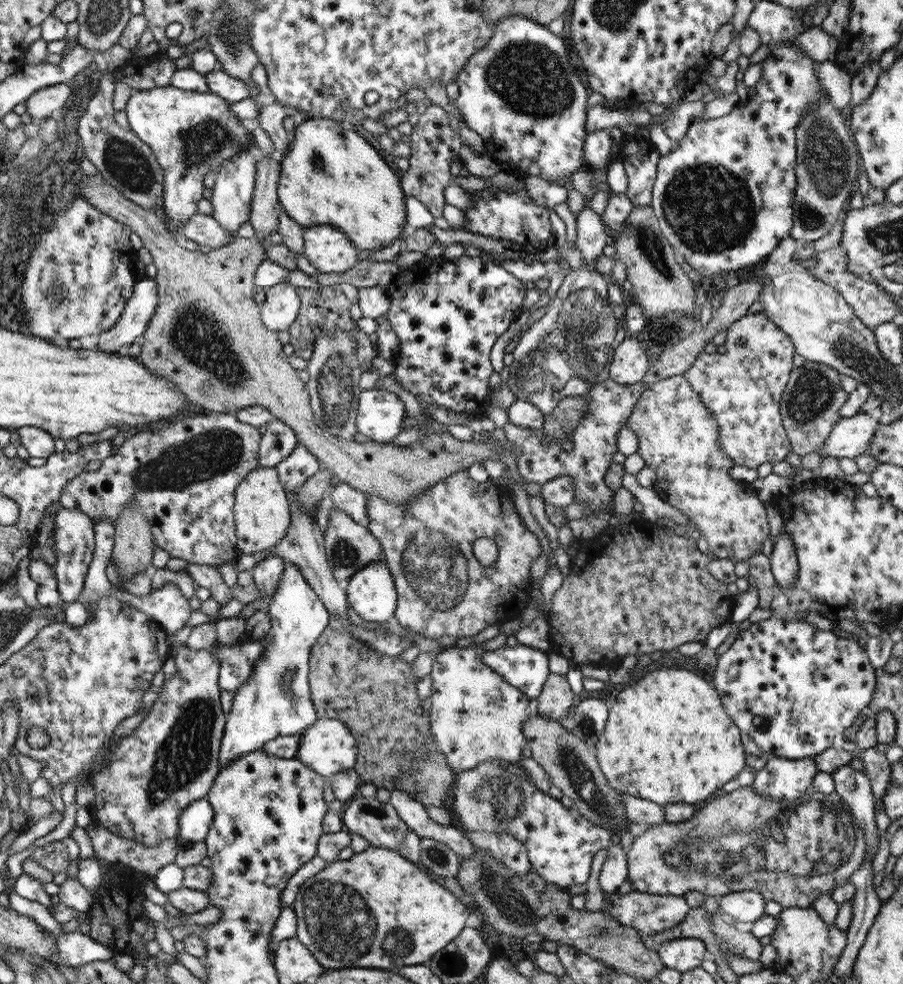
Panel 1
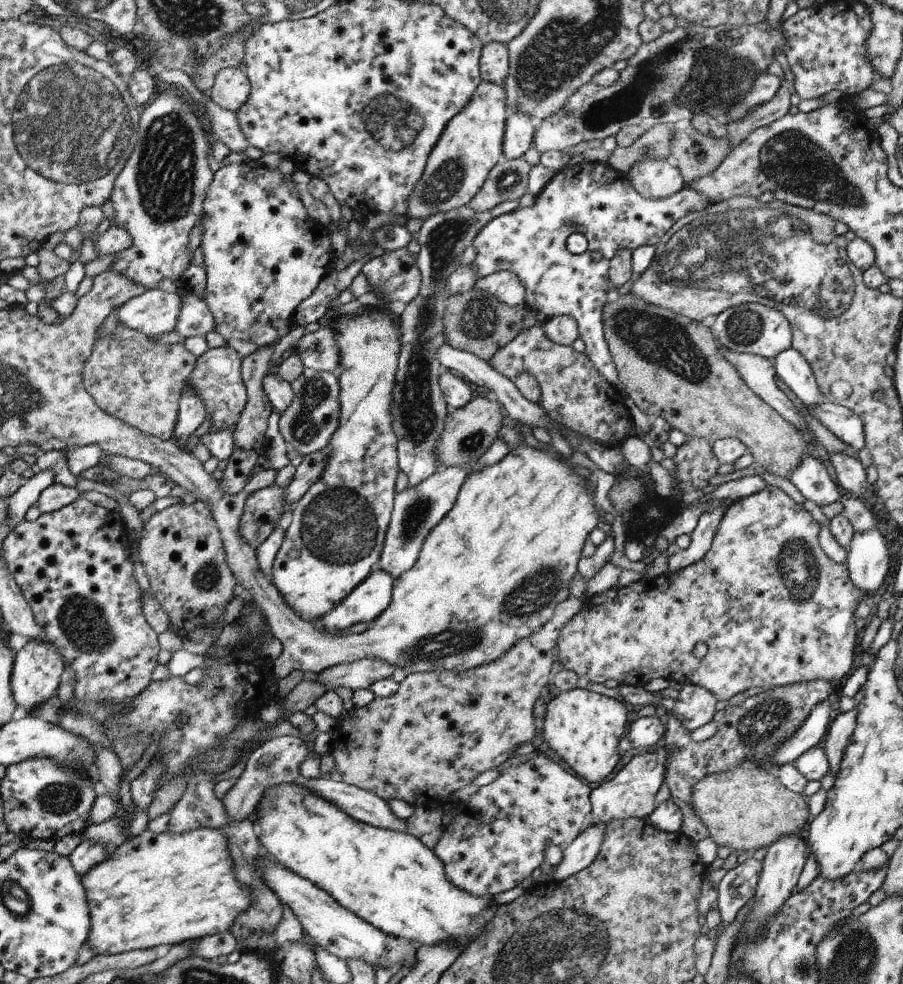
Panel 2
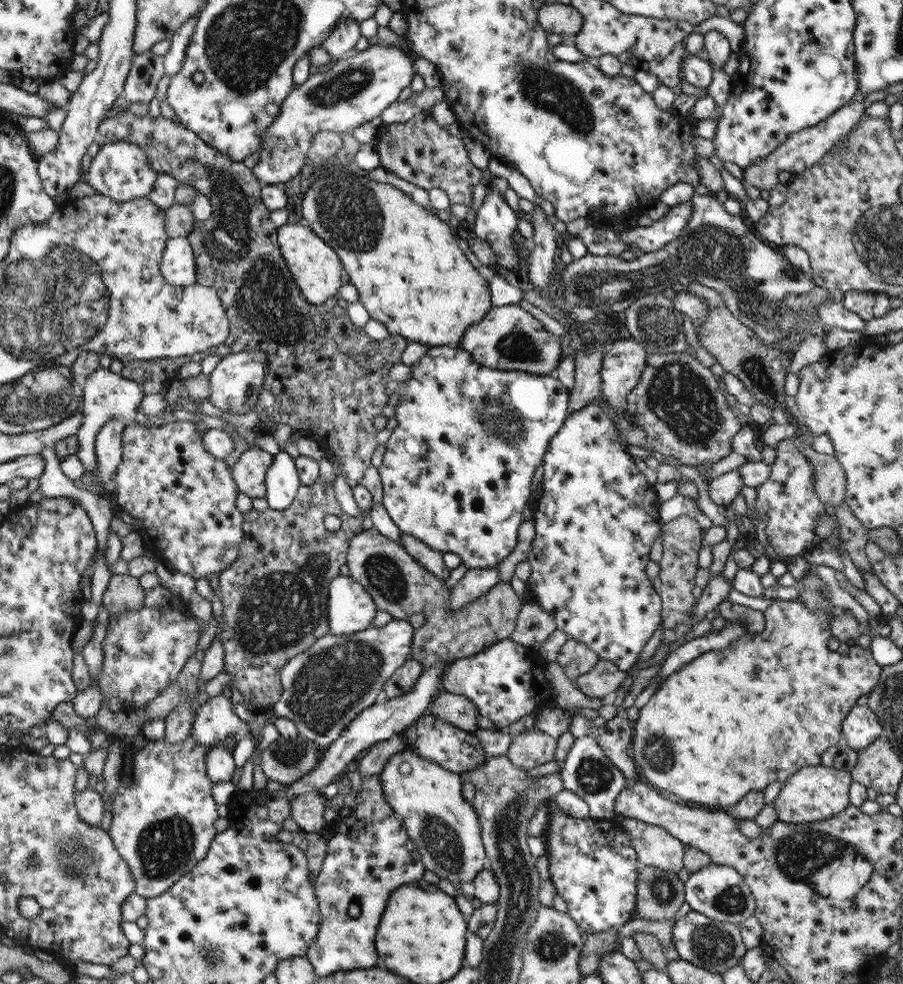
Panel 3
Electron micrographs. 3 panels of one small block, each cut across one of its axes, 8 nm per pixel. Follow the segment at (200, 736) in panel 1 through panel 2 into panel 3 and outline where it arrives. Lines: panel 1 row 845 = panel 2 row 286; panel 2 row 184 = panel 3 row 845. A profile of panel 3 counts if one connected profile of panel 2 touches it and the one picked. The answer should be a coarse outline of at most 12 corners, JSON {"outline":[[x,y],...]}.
{"outline":[[209,747],[125,752],[109,832],[136,894],[207,857]]}

